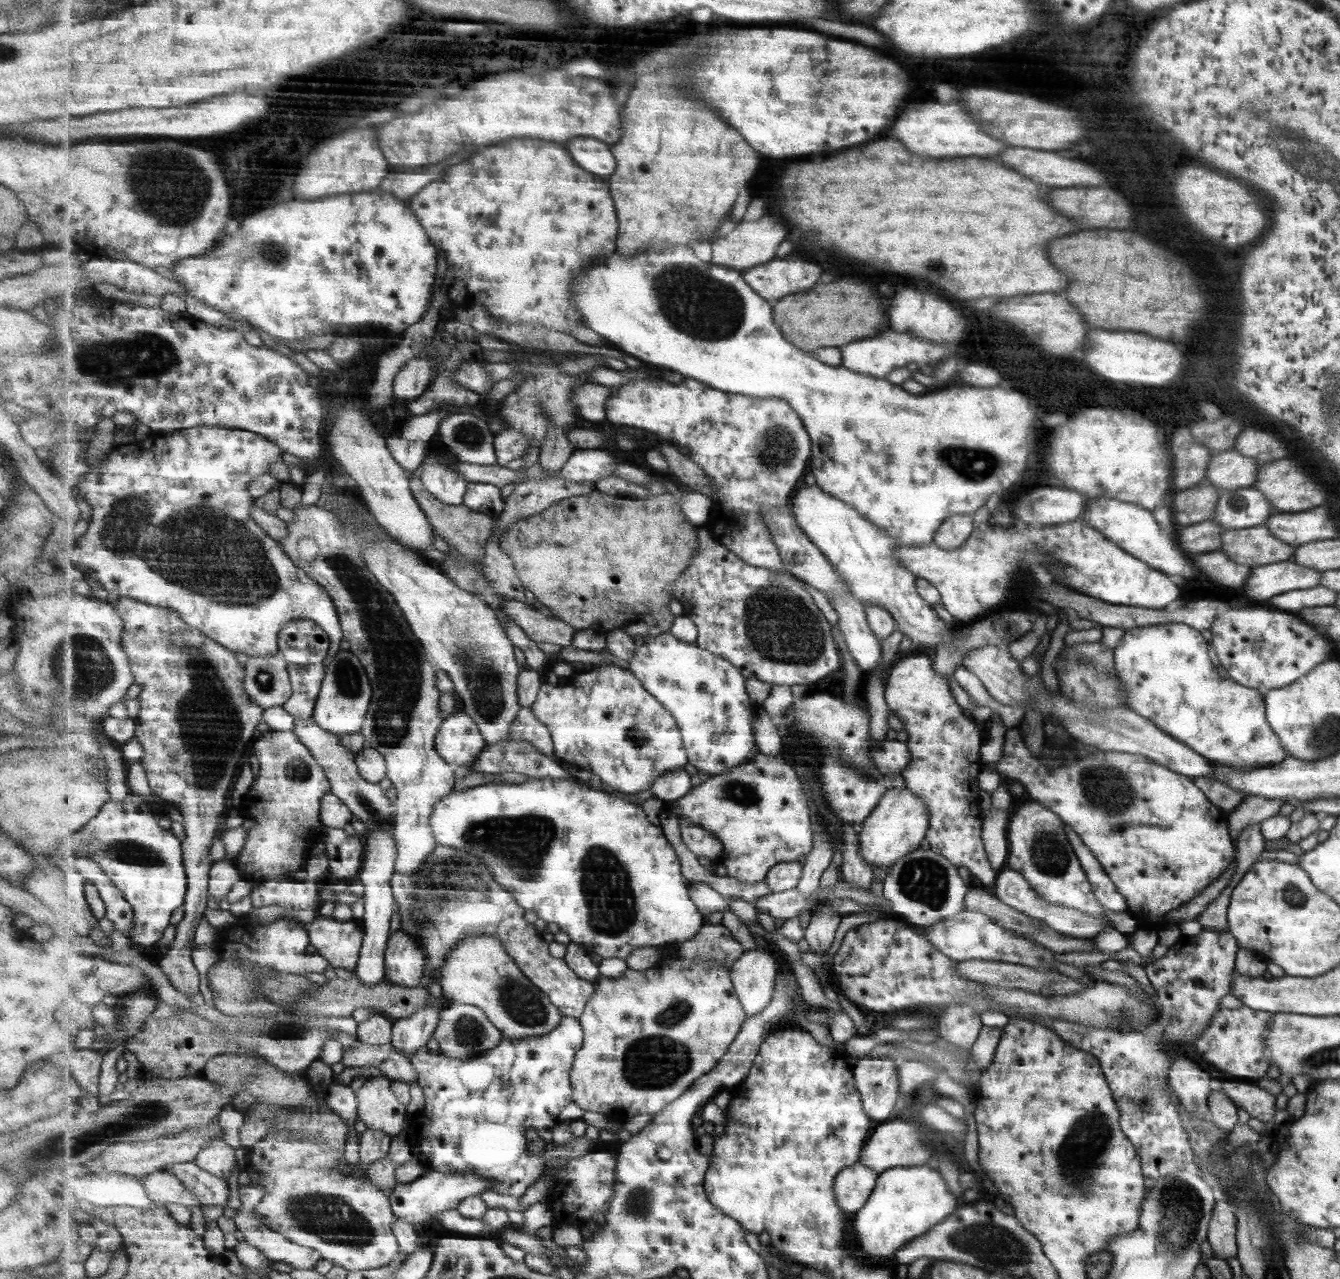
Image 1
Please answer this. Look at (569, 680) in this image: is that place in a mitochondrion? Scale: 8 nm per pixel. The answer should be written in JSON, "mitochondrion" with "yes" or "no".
{"mitochondrion":"no"}

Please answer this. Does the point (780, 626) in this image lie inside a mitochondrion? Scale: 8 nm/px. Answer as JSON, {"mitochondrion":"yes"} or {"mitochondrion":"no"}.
{"mitochondrion":"yes"}

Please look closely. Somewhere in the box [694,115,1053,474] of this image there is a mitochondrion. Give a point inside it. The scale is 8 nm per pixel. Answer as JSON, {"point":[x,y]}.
{"point":[776,446]}

